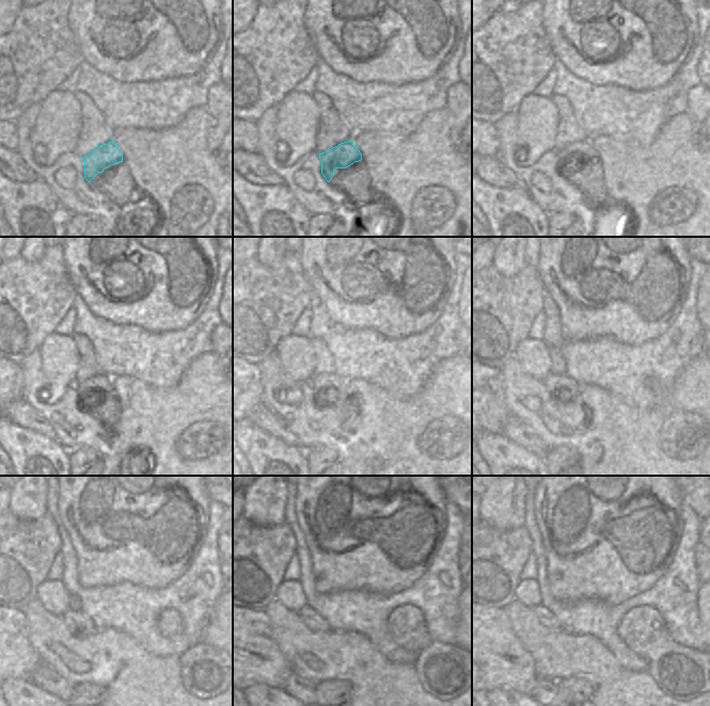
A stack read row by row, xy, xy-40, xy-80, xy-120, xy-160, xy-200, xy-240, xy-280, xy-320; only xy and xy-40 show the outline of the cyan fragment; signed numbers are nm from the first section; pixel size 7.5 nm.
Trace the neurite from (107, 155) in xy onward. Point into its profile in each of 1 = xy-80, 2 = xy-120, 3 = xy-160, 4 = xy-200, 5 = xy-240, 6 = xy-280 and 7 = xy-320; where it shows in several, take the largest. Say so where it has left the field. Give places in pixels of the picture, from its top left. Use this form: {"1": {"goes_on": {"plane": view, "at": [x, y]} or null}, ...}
{"1": {"goes_on": {"plane": "xy-80", "at": [569, 158]}}, "2": {"goes_on": {"plane": "xy-120", "at": [92, 391]}}, "3": {"goes_on": {"plane": "xy-160", "at": [330, 388]}}, "4": {"goes_on": {"plane": "xy-200", "at": [564, 388]}}, "5": {"goes_on": {"plane": "xy-240", "at": [79, 624]}}, "6": {"goes_on": {"plane": "xy-280", "at": [315, 622]}}, "7": {"goes_on": {"plane": "xy-320", "at": [546, 618]}}}

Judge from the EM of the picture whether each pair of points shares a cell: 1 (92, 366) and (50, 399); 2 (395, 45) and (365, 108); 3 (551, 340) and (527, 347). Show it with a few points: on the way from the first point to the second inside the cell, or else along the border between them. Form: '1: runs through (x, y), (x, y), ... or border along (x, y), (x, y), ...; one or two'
1: border along (78, 354), (79, 362), (75, 381); two
2: border along (352, 79), (359, 82), (385, 82), (401, 85); two
3: border along (542, 339), (549, 348); two

